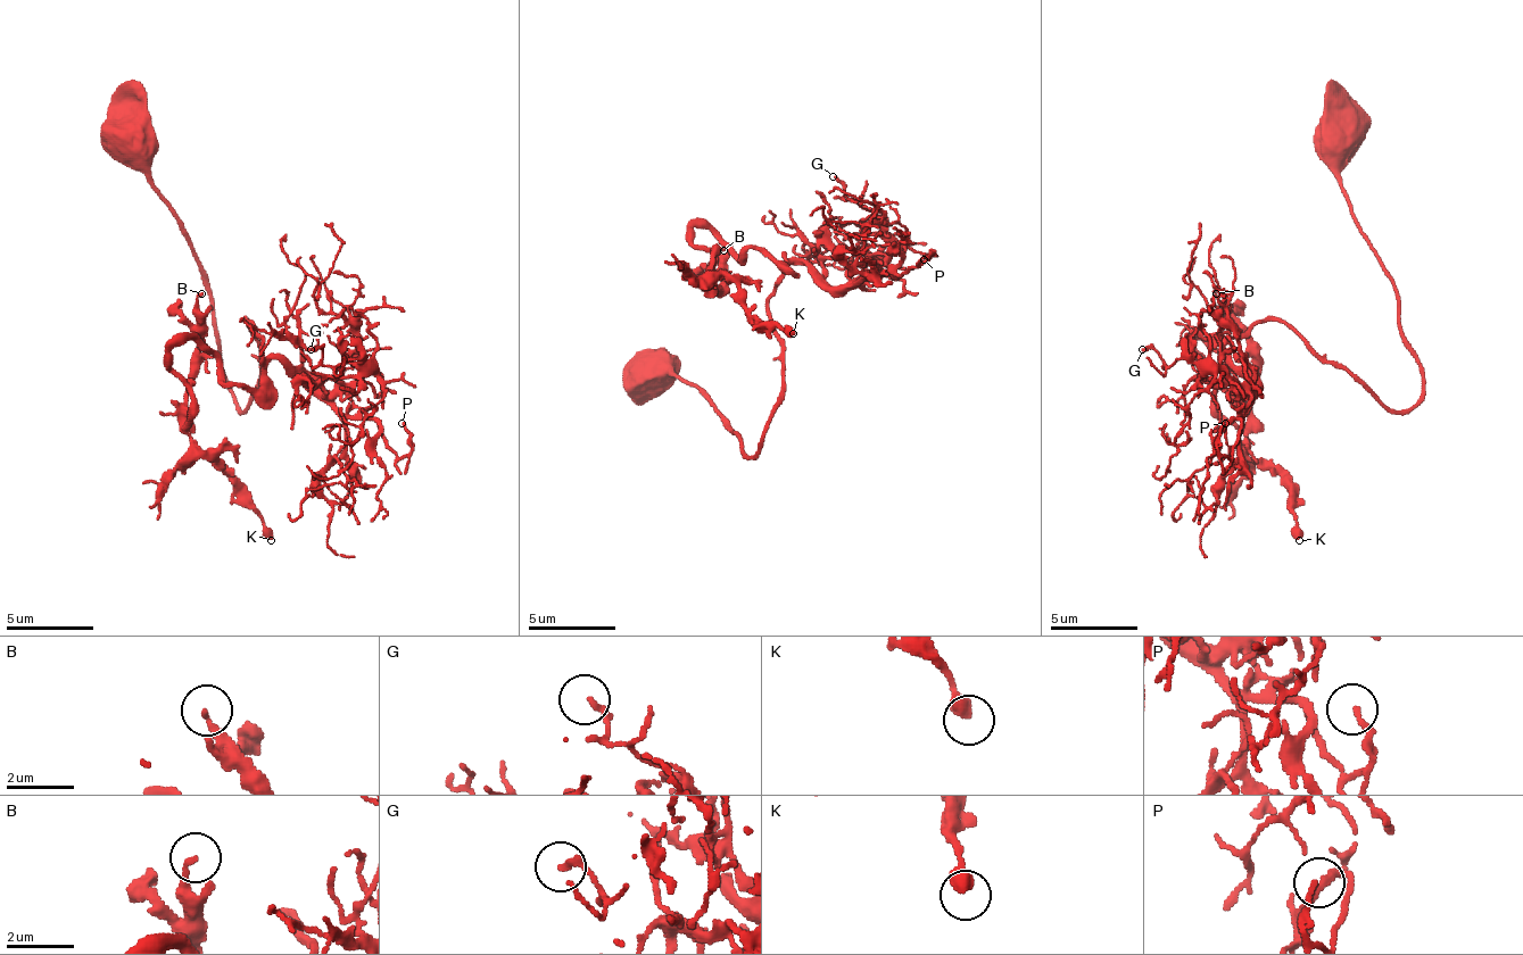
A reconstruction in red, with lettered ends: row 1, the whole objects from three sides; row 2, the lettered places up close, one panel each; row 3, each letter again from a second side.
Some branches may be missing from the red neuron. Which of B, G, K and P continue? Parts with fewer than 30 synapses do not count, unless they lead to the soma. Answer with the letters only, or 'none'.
none

